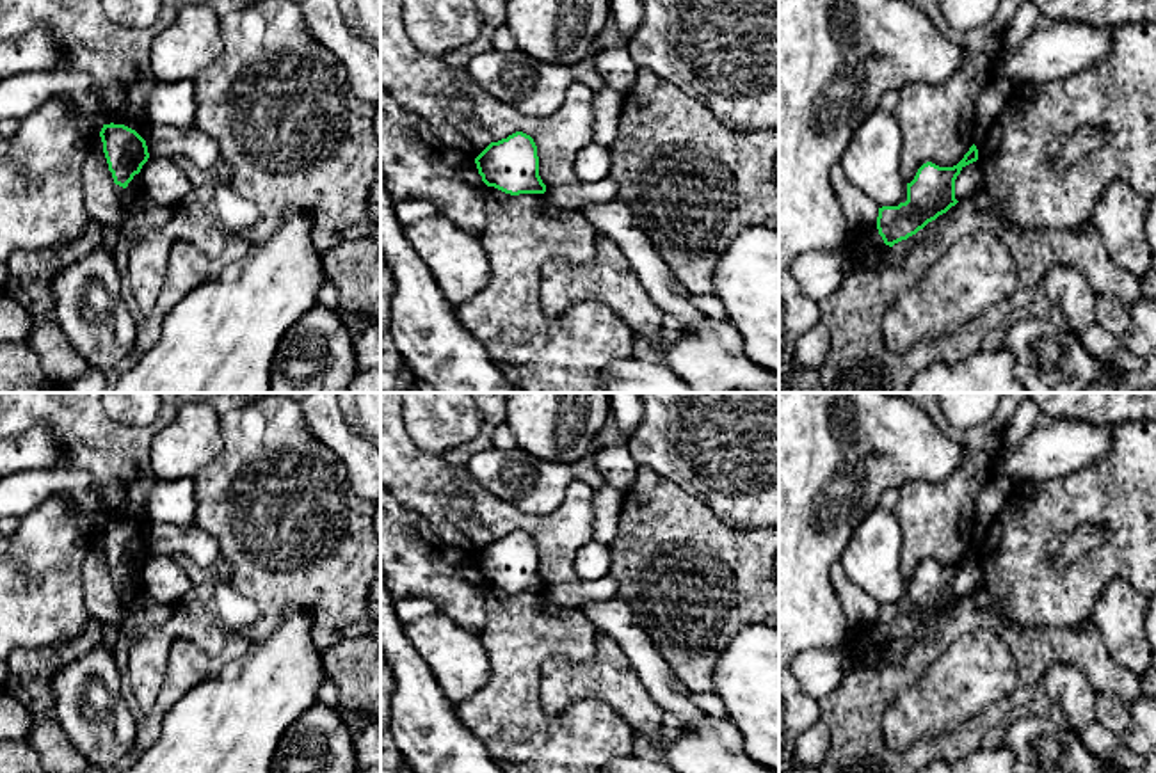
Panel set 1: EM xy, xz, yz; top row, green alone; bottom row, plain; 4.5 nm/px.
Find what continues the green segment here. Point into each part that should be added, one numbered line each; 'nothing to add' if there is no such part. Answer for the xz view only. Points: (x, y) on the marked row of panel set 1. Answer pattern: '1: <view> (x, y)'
nothing to add

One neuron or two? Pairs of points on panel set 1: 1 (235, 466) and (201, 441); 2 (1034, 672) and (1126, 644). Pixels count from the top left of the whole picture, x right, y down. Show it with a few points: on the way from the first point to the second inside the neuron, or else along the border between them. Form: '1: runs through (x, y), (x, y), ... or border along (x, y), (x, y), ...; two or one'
1: border along (221, 416), (221, 452), (192, 478); two
2: border along (1096, 629), (1114, 660); two

